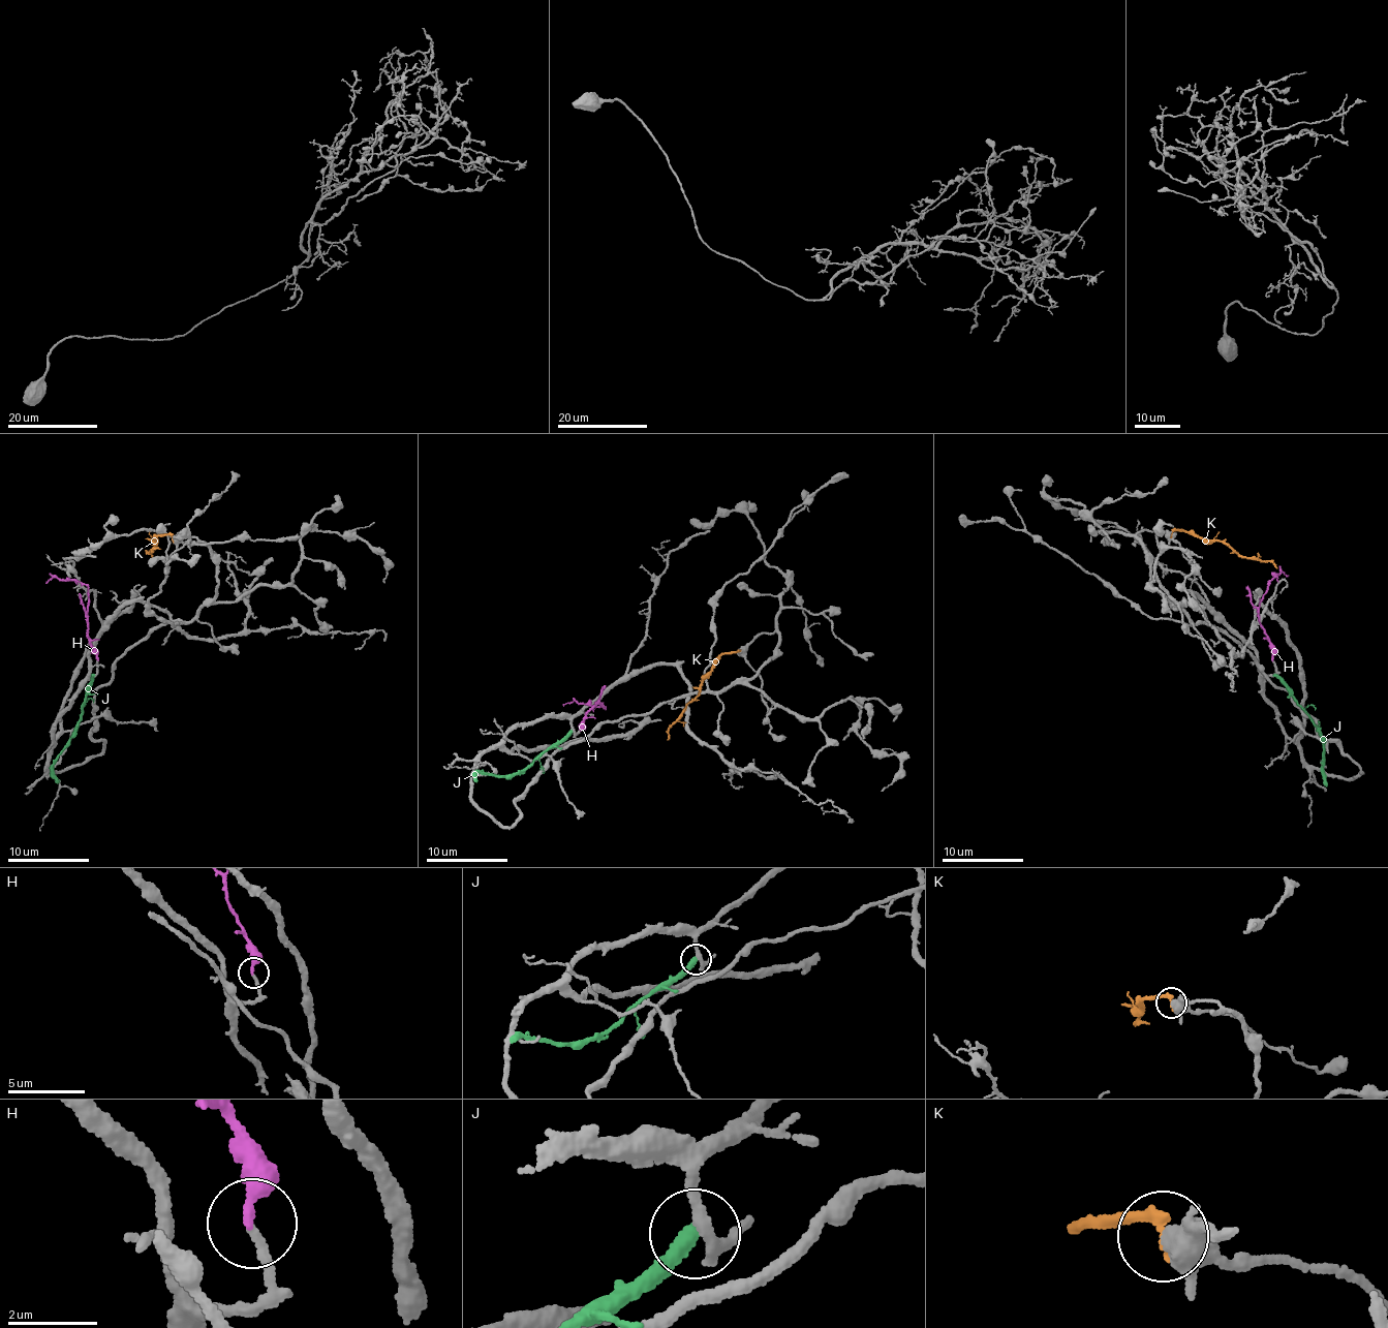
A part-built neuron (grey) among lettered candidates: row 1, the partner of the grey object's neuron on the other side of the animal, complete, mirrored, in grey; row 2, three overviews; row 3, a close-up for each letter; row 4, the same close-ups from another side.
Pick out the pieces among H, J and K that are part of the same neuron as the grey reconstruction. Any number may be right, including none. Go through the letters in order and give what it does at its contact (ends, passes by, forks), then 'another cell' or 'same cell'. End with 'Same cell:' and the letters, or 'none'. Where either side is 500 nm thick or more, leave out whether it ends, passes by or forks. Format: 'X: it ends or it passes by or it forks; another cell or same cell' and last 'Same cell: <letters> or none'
H: it ends; same cell
J: it ends; another cell
K: it ends; another cell
Same cell: H

